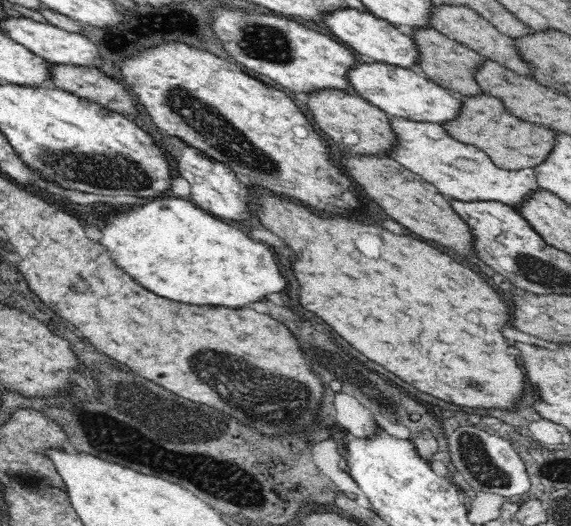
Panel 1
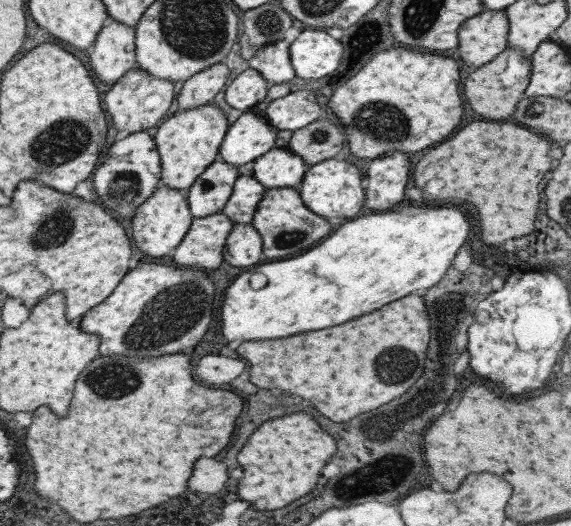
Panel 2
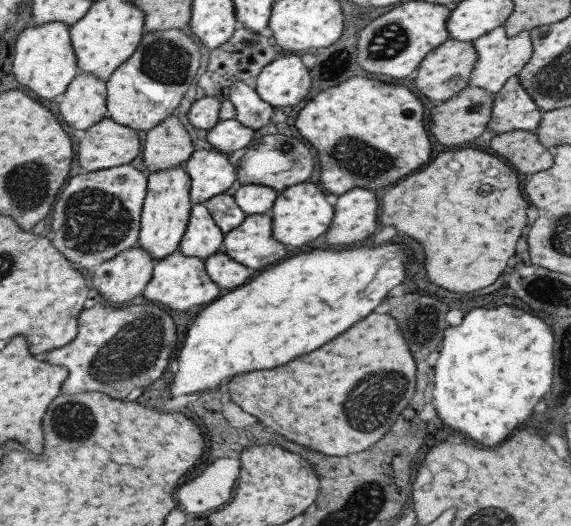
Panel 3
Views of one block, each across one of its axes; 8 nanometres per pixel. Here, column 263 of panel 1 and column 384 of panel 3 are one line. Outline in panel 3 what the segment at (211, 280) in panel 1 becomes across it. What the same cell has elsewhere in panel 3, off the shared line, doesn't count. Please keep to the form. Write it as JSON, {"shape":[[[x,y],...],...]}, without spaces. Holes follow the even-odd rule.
{"shape":[[[379,244],[375,248],[369,248],[369,246],[359,246],[359,248],[341,248],[341,250],[321,250],[321,248],[315,248],[315,250],[309,250],[309,252],[301,252],[301,254],[295,254],[275,266],[267,270],[263,270],[261,274],[255,276],[251,282],[229,290],[225,296],[219,296],[215,299],[215,302],[207,305],[207,308],[203,308],[193,324],[189,326],[185,339],[183,340],[183,346],[179,352],[177,352],[177,371],[175,376],[171,379],[171,384],[167,385],[165,390],[169,390],[169,394],[173,396],[181,396],[181,394],[191,394],[193,392],[202,392],[204,388],[212,389],[219,385],[222,378],[231,379],[231,377],[237,374],[244,374],[247,371],[259,370],[259,368],[273,368],[273,366],[279,366],[279,364],[285,364],[289,360],[293,360],[295,356],[301,356],[301,354],[307,354],[315,348],[319,348],[321,344],[329,342],[331,338],[335,338],[337,334],[345,332],[349,326],[353,326],[357,320],[365,318],[367,314],[371,314],[375,310],[375,306],[387,296],[387,292],[391,288],[395,288],[397,284],[401,284],[401,280],[405,278],[405,262],[407,262],[407,248],[405,246],[399,246],[399,244]]]}

